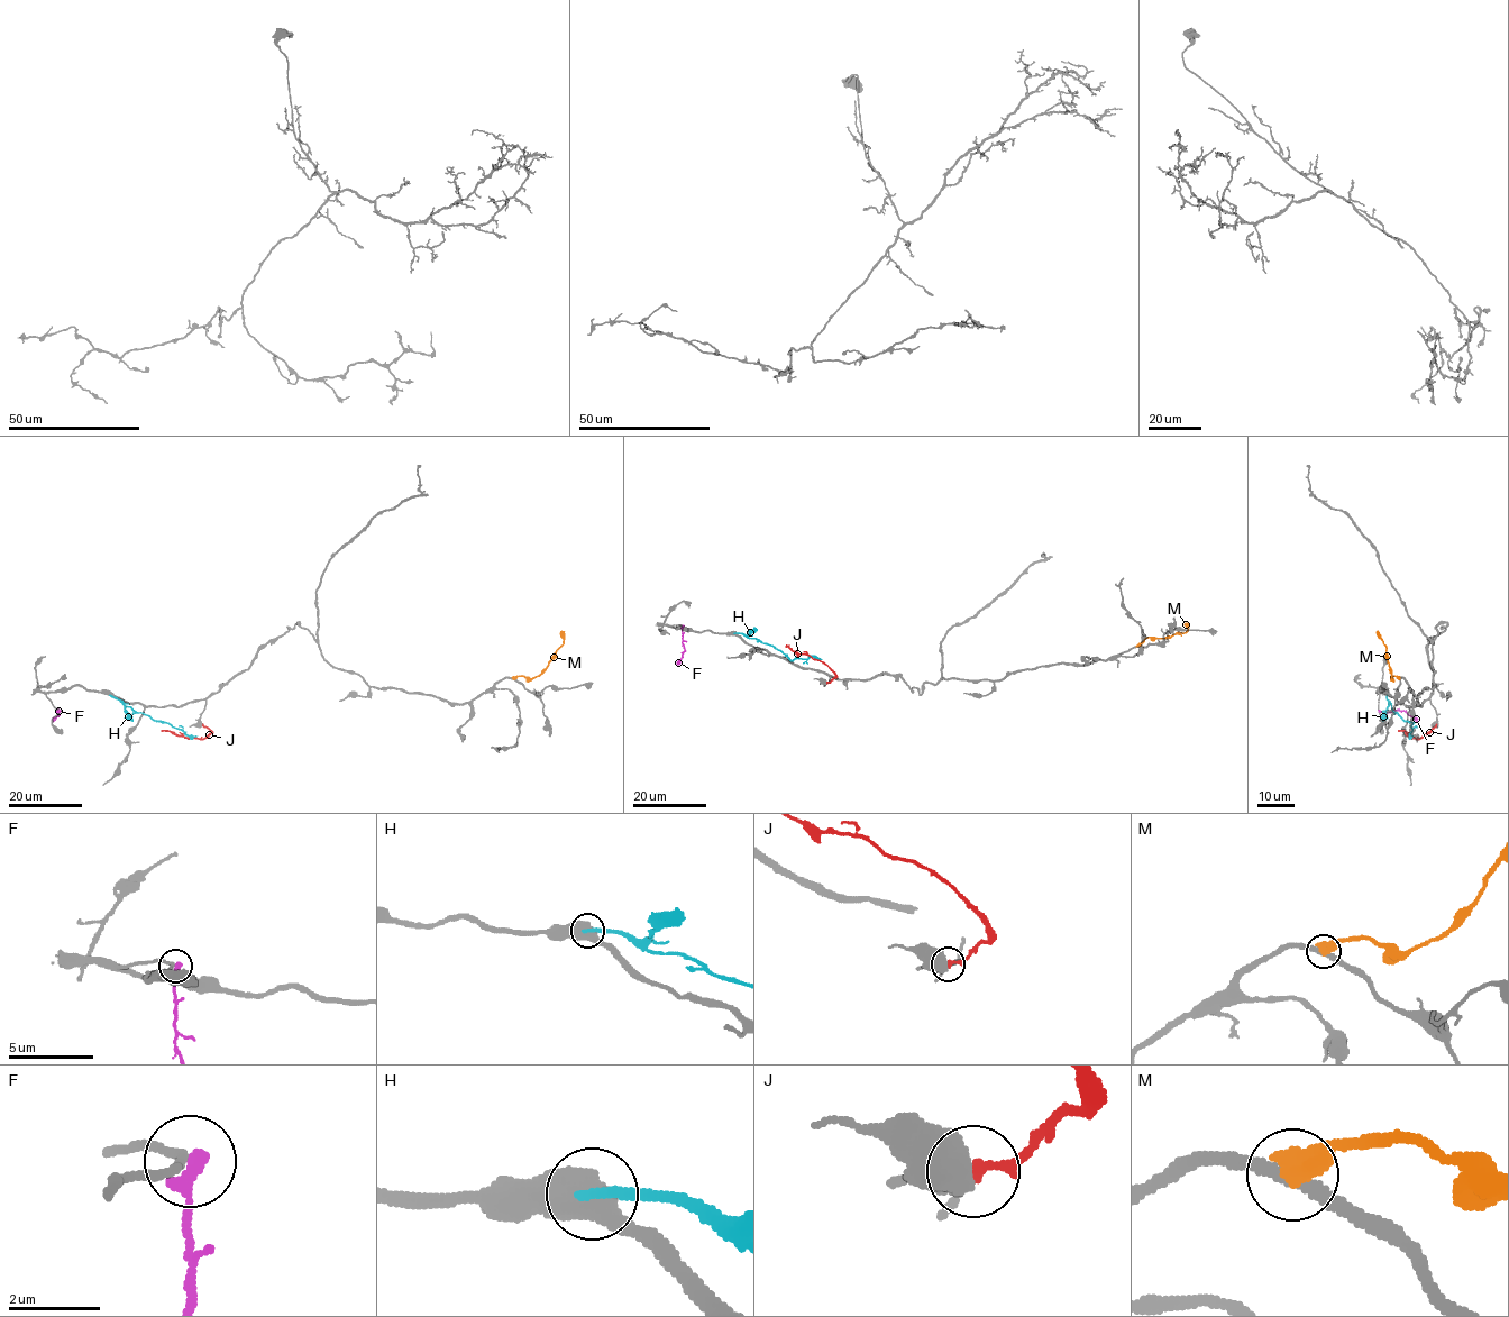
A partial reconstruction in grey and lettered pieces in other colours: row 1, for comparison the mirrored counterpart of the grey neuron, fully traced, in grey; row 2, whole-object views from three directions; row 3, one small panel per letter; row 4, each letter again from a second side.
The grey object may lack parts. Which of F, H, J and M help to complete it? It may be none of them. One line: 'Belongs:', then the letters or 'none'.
Belongs: none

